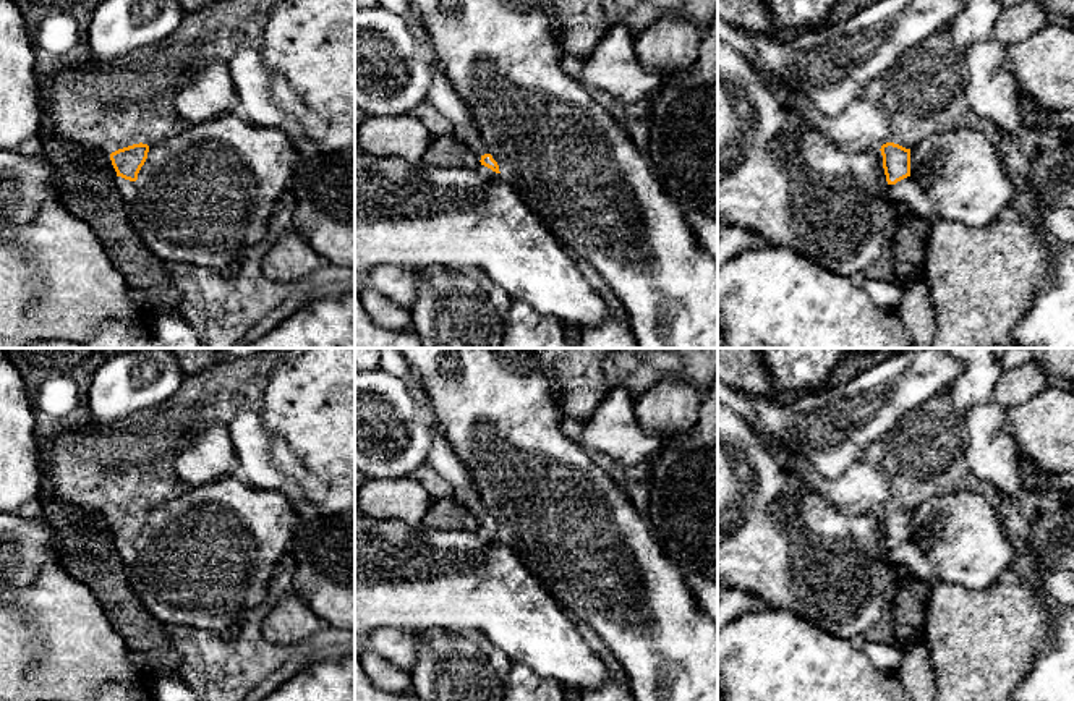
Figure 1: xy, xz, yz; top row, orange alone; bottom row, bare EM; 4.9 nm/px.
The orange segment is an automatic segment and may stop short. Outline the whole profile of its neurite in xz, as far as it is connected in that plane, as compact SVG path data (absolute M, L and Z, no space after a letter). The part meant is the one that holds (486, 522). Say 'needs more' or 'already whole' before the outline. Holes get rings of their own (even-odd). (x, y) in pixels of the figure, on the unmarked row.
needs more | M491 516L481 518L479 525L481 525L481 528L478 531L478 536L481 537L483 542L486 542L488 546L499 546L499 544L502 544L501 534L499 534L499 528L492 521Z

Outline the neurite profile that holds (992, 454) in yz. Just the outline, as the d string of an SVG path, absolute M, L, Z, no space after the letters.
M987 401L972 406L962 418L967 447L965 463L998 492L1016 497L1024 487L1017 466L1019 448L1006 410Z

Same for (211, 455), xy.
M215 423L199 432L173 463L177 479L190 489L230 476L237 452L227 423Z

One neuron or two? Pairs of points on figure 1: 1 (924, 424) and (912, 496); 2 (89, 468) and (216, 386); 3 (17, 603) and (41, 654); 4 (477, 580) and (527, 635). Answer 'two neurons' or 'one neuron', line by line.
1: one neuron
2: one neuron
3: one neuron
4: one neuron

